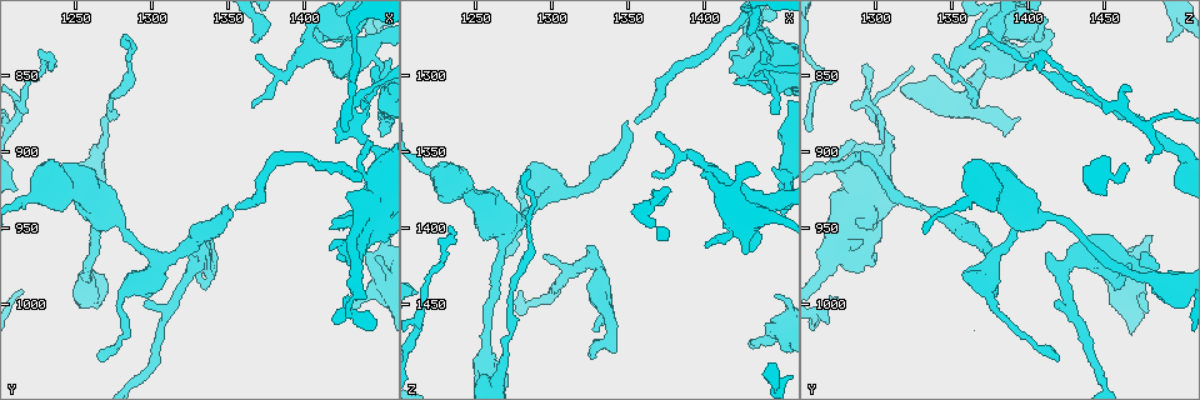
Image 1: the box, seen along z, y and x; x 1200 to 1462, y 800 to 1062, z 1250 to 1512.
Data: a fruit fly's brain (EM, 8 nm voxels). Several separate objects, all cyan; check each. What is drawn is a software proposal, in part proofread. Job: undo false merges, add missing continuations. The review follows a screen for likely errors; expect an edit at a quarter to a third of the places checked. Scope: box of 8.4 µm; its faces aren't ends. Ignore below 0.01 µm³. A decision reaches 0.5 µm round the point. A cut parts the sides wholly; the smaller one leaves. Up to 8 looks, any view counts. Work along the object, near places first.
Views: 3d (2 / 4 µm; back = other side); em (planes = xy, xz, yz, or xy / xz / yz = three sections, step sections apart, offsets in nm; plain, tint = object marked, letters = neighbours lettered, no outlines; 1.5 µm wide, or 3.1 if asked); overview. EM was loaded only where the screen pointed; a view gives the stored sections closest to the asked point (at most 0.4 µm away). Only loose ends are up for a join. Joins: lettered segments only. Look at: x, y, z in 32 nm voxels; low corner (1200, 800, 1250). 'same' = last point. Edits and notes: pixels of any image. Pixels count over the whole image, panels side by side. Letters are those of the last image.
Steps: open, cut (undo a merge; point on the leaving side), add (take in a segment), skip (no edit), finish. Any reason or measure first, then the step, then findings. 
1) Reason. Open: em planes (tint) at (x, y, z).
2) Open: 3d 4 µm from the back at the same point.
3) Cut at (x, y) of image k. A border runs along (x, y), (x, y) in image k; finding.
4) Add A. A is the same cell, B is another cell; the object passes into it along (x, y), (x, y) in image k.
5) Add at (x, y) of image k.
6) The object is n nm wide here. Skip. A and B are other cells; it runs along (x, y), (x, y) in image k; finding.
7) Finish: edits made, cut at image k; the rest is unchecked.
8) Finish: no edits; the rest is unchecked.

Thin end. Open: 3d 2 µm at (1450, 968, 1446).

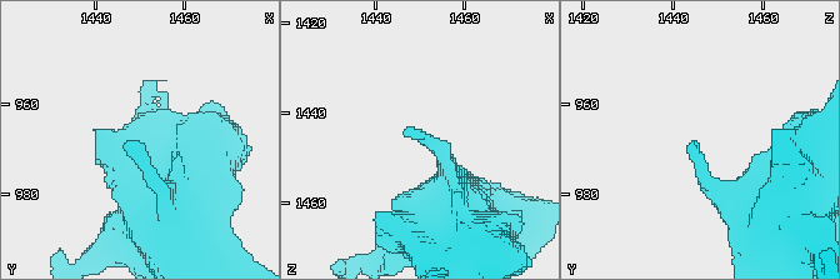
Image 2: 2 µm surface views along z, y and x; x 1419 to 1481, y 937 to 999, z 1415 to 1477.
Need the tissue. Open: em xz step 4 (tint) at (1449, 969, 1444).

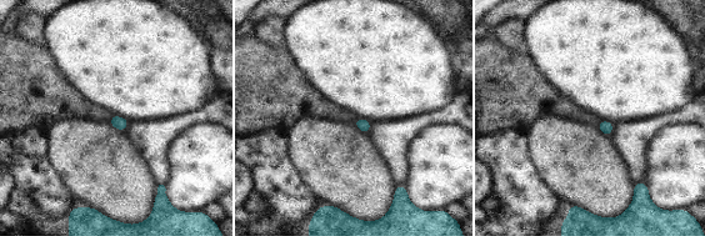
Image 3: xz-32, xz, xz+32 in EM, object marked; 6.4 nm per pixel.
Open: em yz step 4 (letters) at the same point.

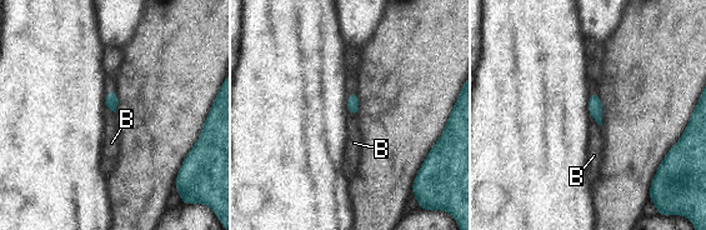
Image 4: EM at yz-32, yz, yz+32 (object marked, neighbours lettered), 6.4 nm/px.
The longest contact is with B, 80 nm. Skip. B is another cell; none of them fits.

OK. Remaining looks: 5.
Long arm stops here. Open: 3d 4 µm at (1286, 830, 1364).

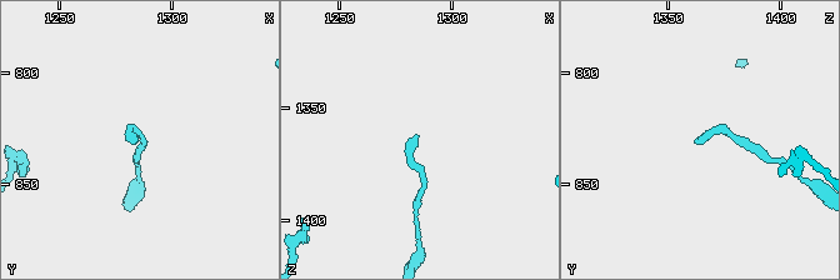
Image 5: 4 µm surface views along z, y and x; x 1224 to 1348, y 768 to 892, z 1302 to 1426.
Open: em xy step 8 (tint) at (1284, 831, 1361).

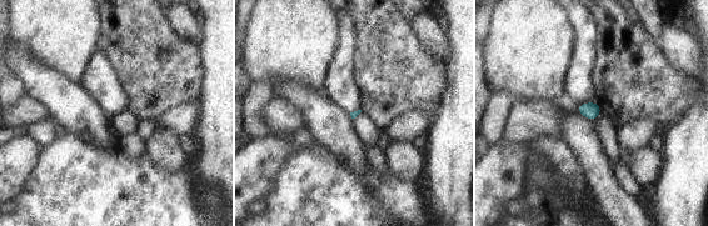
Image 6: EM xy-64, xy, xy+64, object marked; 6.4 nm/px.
What lies round it. Open: em xy step 8 (letters) at the same point.

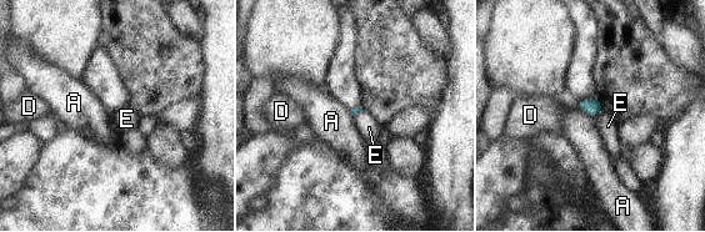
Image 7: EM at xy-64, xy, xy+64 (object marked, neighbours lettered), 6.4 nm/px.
The longest contact is with A, 130 nm. Skip. A, D and E are other cells; a border runs along (601, 110), (594, 116) in image 7; none of them fits.

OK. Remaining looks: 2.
Branch stops here. Open: em yz step 4 (tint) at (1428, 830, 1414).

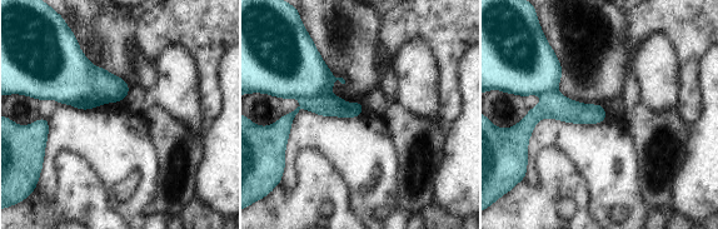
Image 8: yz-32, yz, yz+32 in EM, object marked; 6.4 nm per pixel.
Another direction. Open: em planes (letters) at the same point.

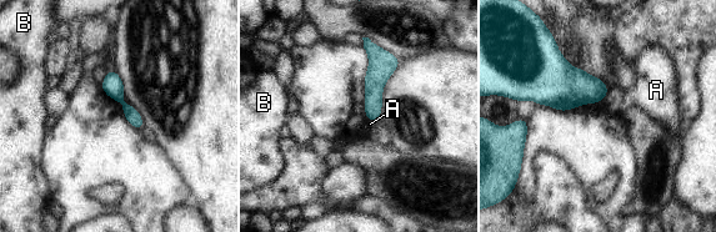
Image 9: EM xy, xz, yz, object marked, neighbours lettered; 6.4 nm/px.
Cut at (539, 72) of image 9. A and B are other cells; a border runs along (545, 104), (575, 102), (579, 105) in image 9; two neurons meet here.

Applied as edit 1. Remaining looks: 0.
Finish: edits made, cut at image 9; the rest is unchecked.

